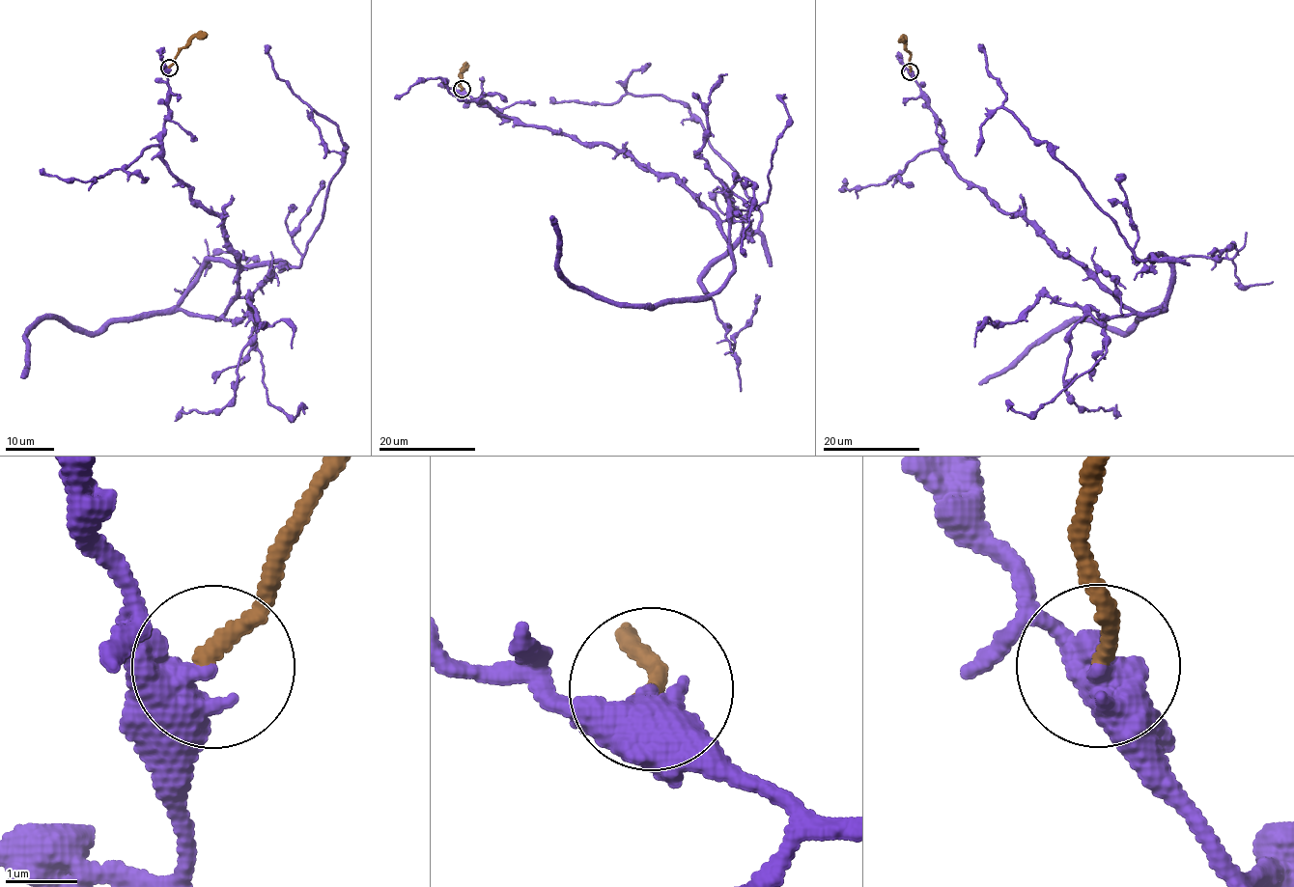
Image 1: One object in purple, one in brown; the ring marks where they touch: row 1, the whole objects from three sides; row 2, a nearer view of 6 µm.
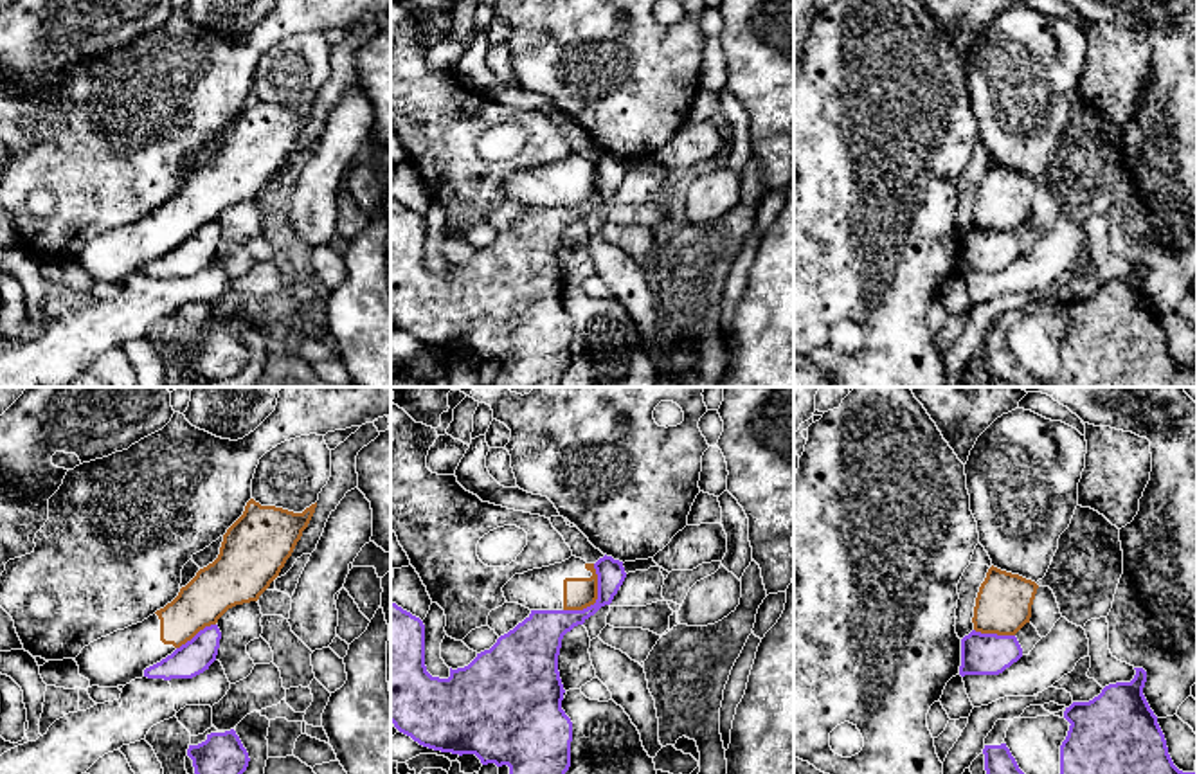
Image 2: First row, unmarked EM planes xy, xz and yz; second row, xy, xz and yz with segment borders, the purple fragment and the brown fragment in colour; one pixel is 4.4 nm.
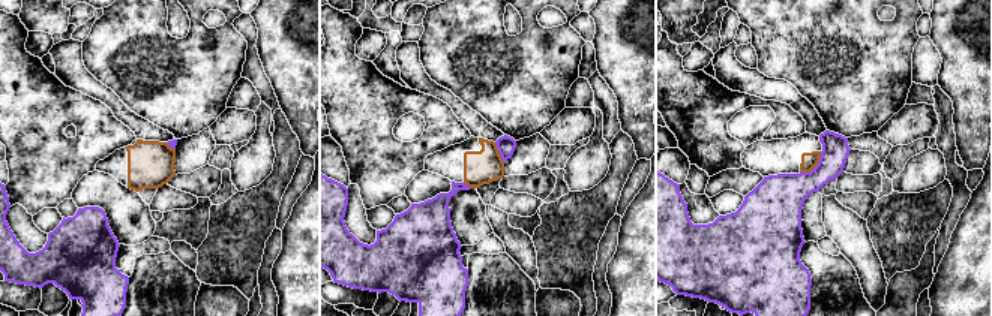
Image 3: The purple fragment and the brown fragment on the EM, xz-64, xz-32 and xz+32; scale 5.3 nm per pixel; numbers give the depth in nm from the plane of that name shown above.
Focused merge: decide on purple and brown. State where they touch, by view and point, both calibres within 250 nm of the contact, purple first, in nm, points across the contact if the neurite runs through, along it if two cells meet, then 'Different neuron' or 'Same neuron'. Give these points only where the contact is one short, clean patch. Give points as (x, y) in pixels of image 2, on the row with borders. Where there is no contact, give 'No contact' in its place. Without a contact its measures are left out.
Touches purple at xz (598, 598). Thickness 140 nm (purple) against 140 nm. Boundary: xz (594, 564), (596, 600), (582, 609), (564, 611). Different neuron

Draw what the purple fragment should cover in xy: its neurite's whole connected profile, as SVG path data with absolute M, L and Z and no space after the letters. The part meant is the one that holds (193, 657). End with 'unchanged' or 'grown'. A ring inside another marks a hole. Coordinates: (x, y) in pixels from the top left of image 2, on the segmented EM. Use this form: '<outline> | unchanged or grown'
M218 625L205 626L191 641L160 662L144 670L148 679L193 679L216 661L221 632Z | unchanged

